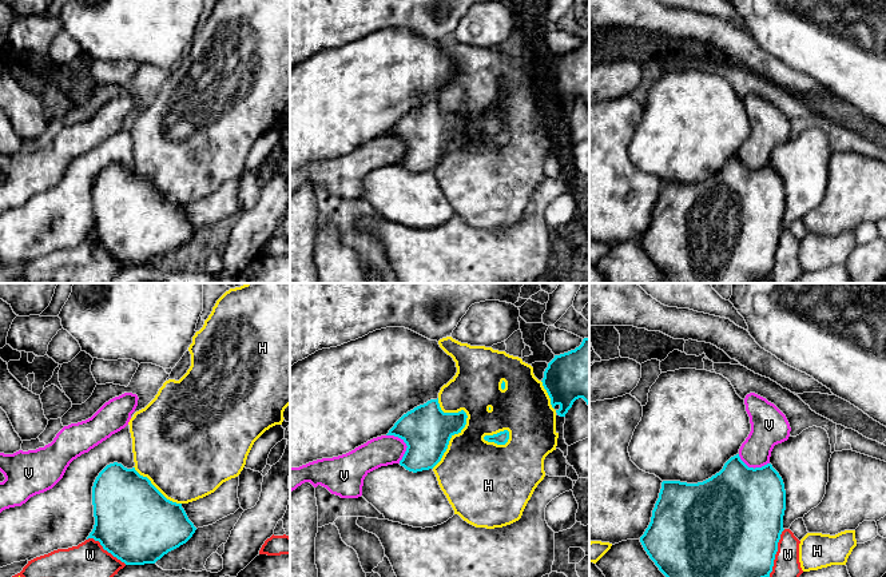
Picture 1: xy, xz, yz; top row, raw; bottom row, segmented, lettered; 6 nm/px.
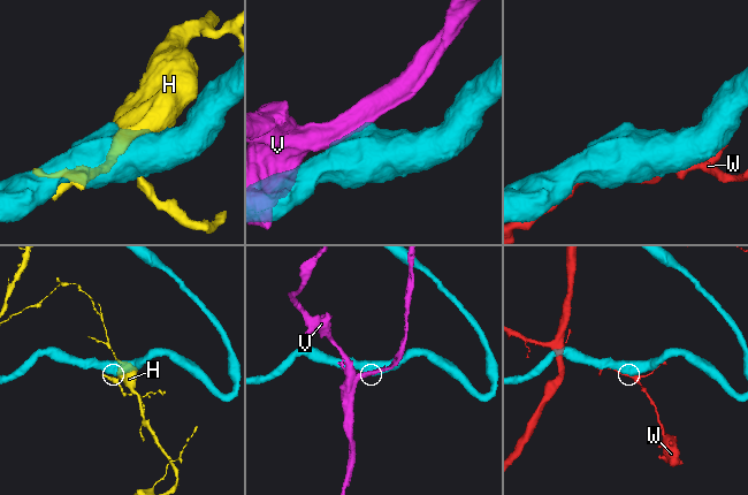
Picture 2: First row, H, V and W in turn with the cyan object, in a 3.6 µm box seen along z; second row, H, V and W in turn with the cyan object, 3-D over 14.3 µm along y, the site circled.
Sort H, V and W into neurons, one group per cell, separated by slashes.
H / V / W

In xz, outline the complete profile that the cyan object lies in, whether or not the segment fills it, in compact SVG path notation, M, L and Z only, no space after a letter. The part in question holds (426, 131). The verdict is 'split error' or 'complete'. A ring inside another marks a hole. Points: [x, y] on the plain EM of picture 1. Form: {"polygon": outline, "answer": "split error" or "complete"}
{"polygon": "M438 99L404 115L386 135L406 144L402 160L367 174L361 198L393 223L422 230L446 223L454 211L433 168L450 139L465 128L466 119L464 111L444 114Z", "answer": "split error"}

